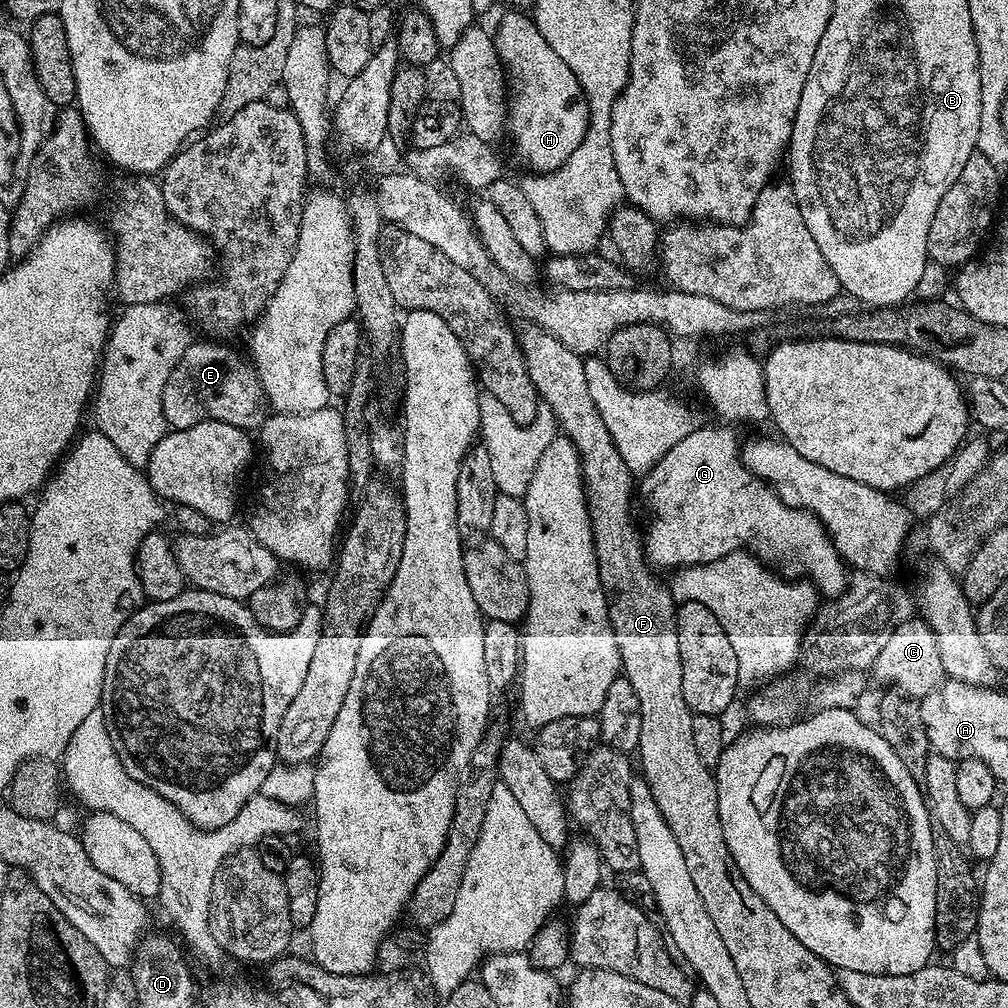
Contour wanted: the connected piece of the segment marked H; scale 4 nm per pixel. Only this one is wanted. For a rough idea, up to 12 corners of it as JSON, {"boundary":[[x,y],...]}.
{"boundary":[[531,15],[494,39],[506,136],[536,174],[556,172],[588,129],[574,70]]}

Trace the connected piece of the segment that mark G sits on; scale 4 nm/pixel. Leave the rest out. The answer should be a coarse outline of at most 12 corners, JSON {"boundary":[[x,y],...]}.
{"boundary":[[697,426],[639,481],[656,570],[747,550],[817,593],[850,572],[814,514]]}

